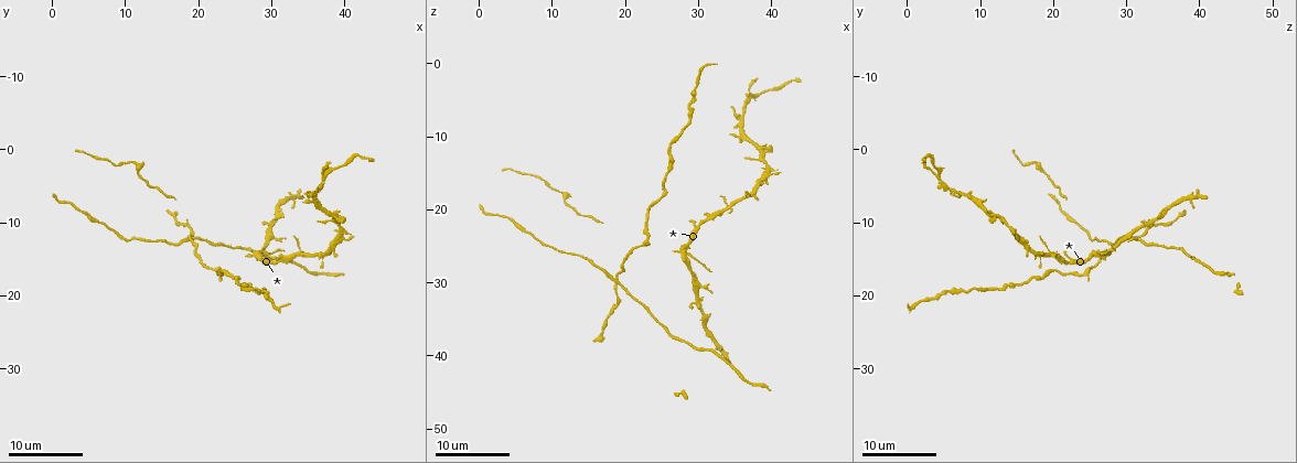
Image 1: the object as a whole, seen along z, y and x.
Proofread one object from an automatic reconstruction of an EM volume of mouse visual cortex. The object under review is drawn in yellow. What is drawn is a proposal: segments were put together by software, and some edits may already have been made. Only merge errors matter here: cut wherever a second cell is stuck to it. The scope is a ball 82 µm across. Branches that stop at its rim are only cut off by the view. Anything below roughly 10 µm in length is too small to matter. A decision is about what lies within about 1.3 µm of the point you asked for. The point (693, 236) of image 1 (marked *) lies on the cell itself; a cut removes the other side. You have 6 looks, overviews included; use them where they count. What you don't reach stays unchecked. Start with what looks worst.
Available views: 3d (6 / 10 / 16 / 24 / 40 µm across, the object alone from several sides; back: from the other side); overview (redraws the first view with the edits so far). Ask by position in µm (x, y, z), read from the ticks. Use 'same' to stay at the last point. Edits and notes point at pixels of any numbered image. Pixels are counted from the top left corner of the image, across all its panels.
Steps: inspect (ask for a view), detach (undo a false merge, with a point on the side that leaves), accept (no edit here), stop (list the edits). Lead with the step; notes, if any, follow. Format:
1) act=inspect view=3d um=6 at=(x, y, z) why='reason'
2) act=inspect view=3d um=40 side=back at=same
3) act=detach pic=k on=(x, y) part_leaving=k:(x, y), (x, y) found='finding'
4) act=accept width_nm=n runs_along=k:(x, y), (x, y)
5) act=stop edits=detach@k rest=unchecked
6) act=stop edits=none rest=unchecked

act=inspect view=3d um=24 at=(18.0, 12.0, 29.5) why='four arms meet'

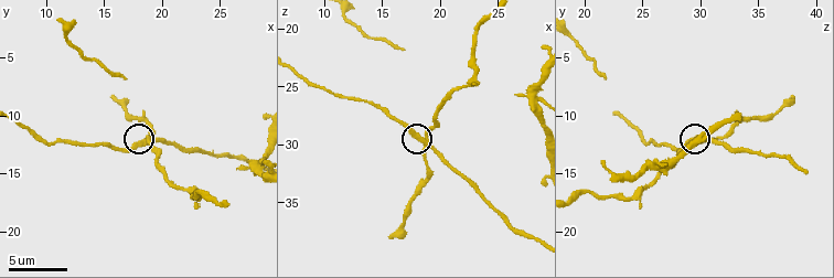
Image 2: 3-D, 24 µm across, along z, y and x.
act=inspect view=3d um=10 at=(18.6, 12.0, 29.8)

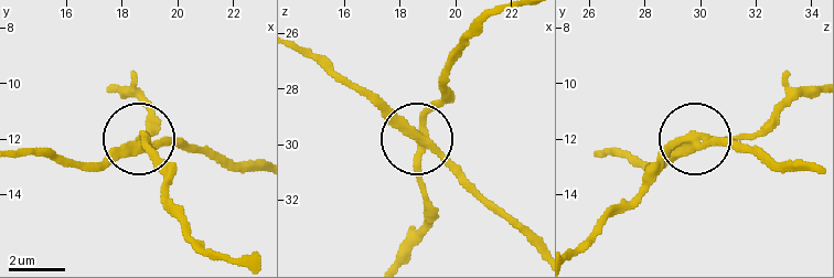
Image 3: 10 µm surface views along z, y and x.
act=detach pic=3 on=(179, 145) side_arm_um=28 part_leaving=3:(420, 139), (402, 132), (328, 61) found='two cells meet here'

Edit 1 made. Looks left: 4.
act=inspect view=3d um=10 at=(27.4, 14.4, 25.6)

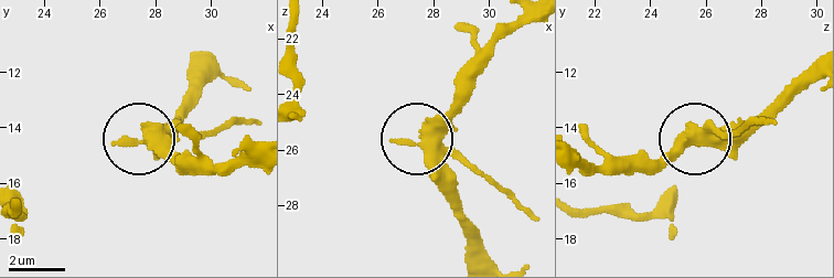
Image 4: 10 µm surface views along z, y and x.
act=accept width_nm=450 runs_along=4:(468, 87), (420, 142), (453, 190) found='all the same cell'

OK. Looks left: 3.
act=inspect view=overview

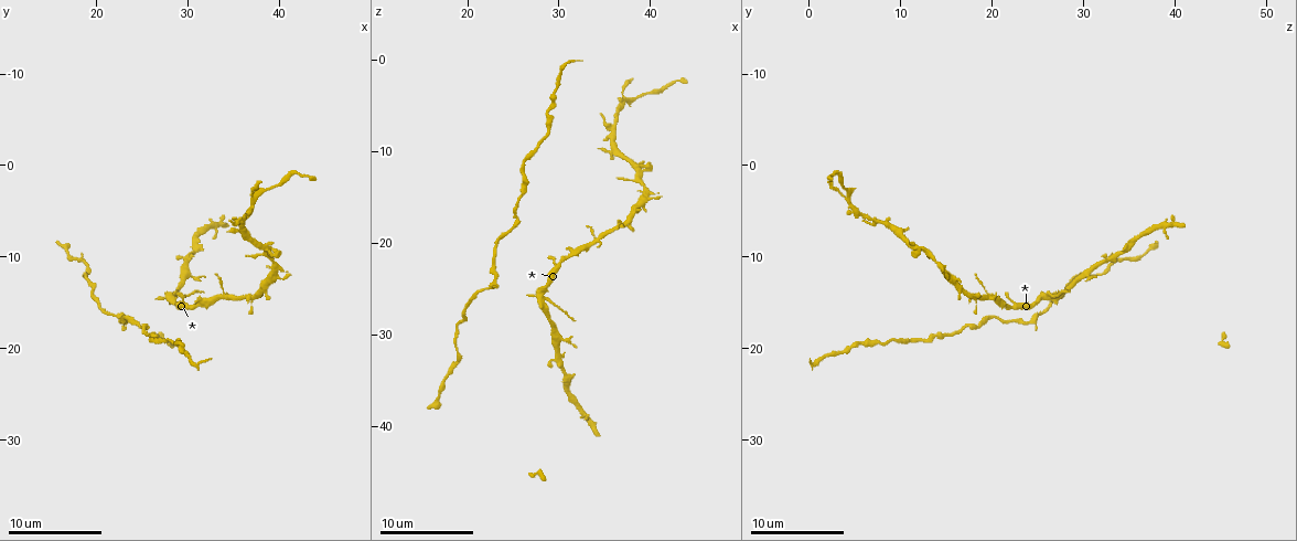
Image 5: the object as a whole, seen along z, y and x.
act=inspect view=3d um=6 at=(23.0, 17.0, 24.4) why='three-way junction'

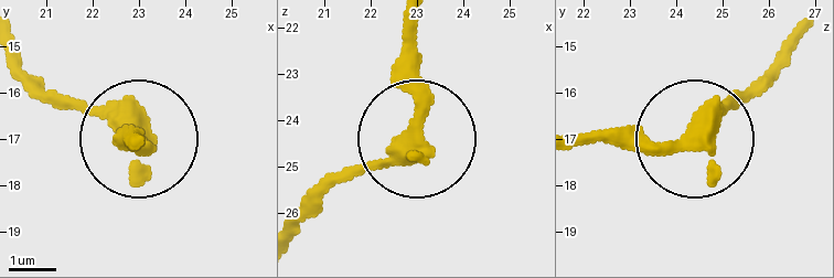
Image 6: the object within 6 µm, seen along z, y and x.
act=accept width_nm=340 found='all the same cell'

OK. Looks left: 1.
act=stop edits=detach@3 rest=unchecked

